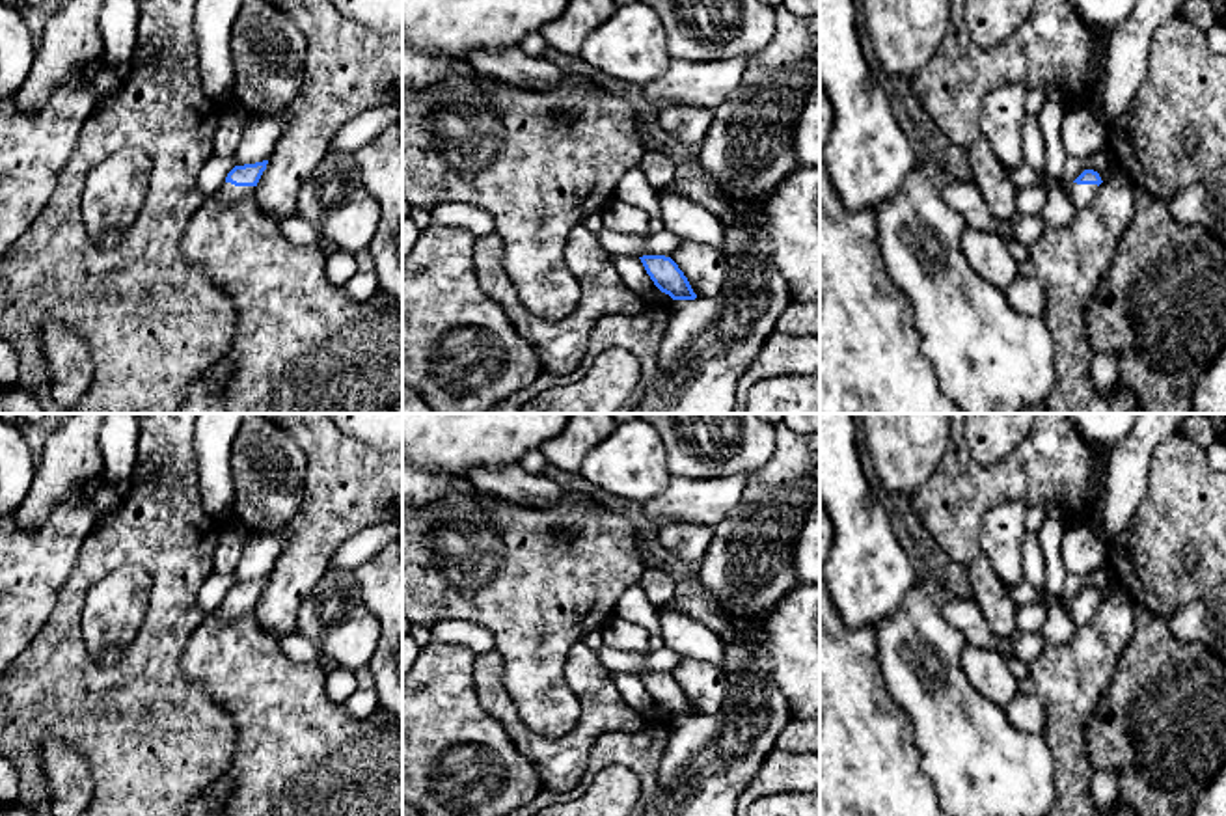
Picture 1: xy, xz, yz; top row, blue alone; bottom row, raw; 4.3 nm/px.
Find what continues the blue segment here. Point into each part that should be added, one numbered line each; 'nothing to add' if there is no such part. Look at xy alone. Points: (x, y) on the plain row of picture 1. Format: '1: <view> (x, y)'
1: xy (228, 610)

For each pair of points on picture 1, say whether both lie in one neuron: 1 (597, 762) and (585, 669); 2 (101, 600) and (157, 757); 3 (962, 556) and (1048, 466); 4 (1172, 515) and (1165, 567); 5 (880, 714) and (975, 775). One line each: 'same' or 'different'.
1: different
2: different
3: same
4: same
5: different

